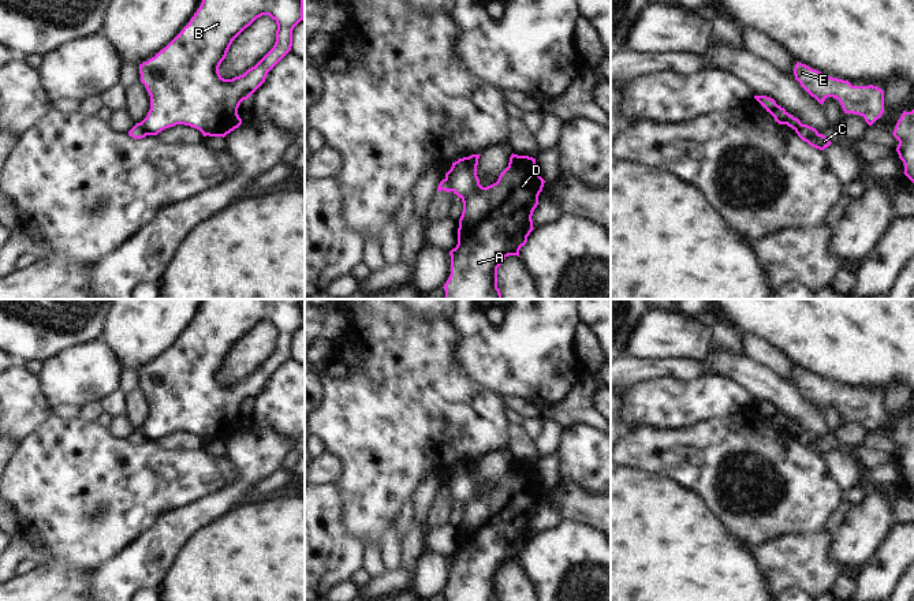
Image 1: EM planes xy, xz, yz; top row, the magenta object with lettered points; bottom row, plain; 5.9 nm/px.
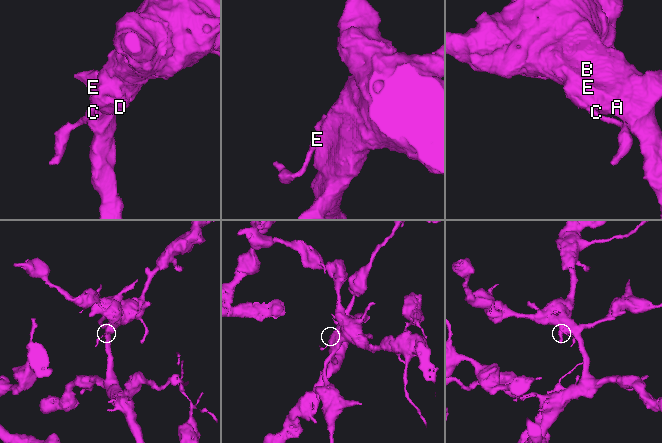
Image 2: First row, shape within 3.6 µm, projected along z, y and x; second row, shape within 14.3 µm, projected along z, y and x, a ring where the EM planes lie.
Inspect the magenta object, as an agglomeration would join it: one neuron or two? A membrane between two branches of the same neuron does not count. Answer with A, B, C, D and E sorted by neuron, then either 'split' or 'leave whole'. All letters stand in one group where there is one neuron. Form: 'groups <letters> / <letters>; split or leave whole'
groups A B D E / C; split

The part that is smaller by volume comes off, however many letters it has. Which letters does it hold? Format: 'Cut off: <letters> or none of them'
Cut off: C

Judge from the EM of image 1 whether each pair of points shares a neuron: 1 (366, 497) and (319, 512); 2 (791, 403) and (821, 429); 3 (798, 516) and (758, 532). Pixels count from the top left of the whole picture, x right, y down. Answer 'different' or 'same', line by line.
1: different
2: same
3: same

